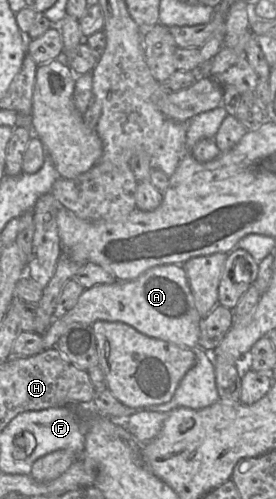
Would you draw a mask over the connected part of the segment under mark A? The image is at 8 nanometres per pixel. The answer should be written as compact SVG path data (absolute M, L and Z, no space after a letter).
M166 264L152 267L134 280L98 284L85 289L75 306L61 318L54 319L41 336L45 350L55 347L72 324L91 325L98 320L119 321L149 337L193 349L198 346L202 319L196 309L183 264Z

